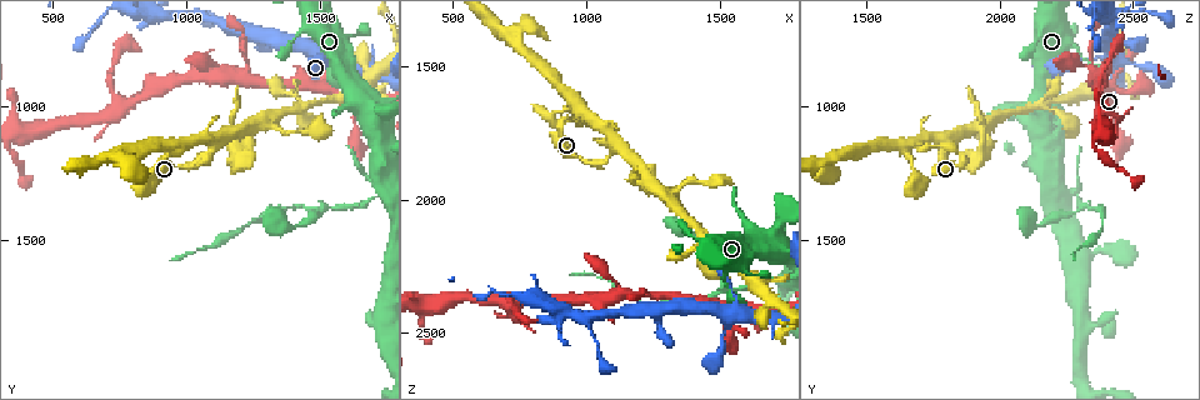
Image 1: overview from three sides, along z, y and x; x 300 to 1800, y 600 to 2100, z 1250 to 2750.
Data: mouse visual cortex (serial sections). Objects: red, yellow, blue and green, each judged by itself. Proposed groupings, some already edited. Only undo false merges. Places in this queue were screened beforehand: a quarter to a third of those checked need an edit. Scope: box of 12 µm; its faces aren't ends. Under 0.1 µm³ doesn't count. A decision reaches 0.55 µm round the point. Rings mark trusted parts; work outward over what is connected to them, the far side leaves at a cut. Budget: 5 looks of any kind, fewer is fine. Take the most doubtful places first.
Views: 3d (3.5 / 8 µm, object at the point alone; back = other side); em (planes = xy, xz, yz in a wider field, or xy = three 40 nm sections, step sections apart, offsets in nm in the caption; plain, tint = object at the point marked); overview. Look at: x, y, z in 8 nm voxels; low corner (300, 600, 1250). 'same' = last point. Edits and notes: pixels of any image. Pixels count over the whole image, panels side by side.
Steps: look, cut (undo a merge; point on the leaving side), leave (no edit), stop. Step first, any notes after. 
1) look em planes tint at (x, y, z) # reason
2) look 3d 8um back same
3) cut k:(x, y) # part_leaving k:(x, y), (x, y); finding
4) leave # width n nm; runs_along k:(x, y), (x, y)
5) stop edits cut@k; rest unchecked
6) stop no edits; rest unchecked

look 3d 3.5um at (1710, 1330, 2290) # sharp bend

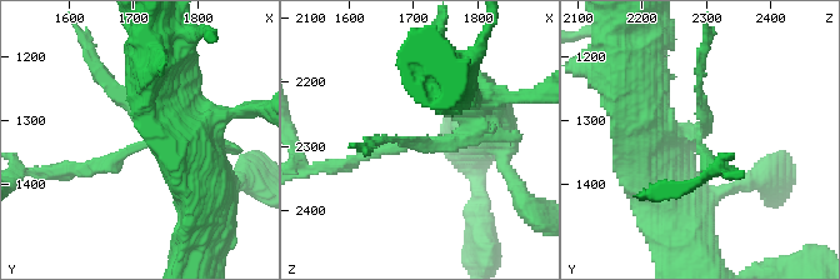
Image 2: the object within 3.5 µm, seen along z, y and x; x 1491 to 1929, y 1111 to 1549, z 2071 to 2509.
look em xy step 5 tint at (1725, 1325, 2290)

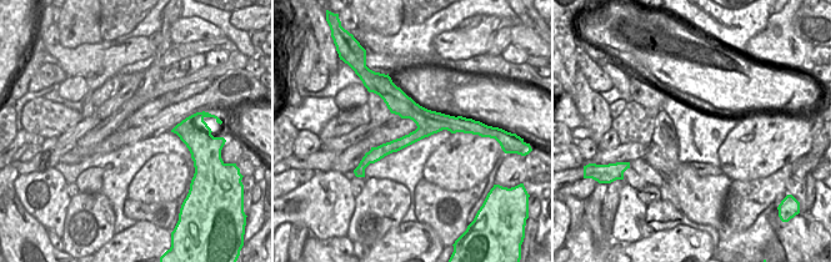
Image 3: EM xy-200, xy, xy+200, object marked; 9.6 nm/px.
cut 2:(419, 143) # part_leaving 2:(456, 141), (410, 141), (345, 164); a second cell is stuck on

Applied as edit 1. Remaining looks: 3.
look overview # redraw

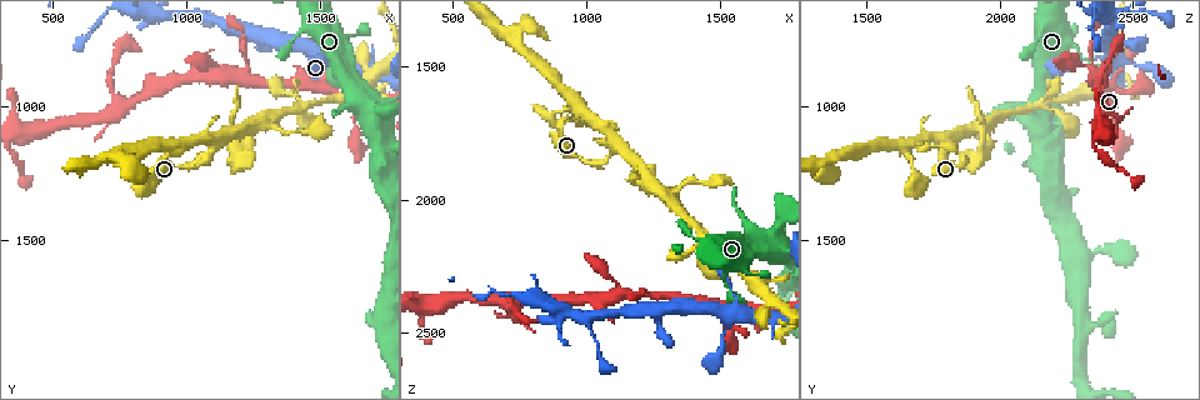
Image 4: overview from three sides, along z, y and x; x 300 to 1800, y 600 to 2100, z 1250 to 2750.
look 3d 3.5um at (940, 1150, 1630) # sharp bend

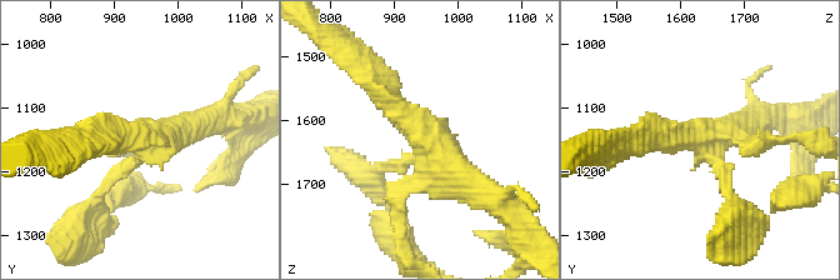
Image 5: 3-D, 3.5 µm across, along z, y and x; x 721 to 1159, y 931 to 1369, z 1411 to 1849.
look em xy step 2 tint at (950, 1160, 1635) # shape alone is not enough

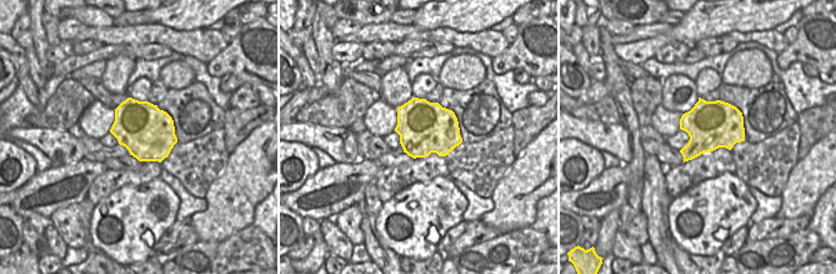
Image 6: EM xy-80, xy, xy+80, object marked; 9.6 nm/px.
leave # continuous, no second cell

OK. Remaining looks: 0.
stop edits cut@2; rest unchecked

